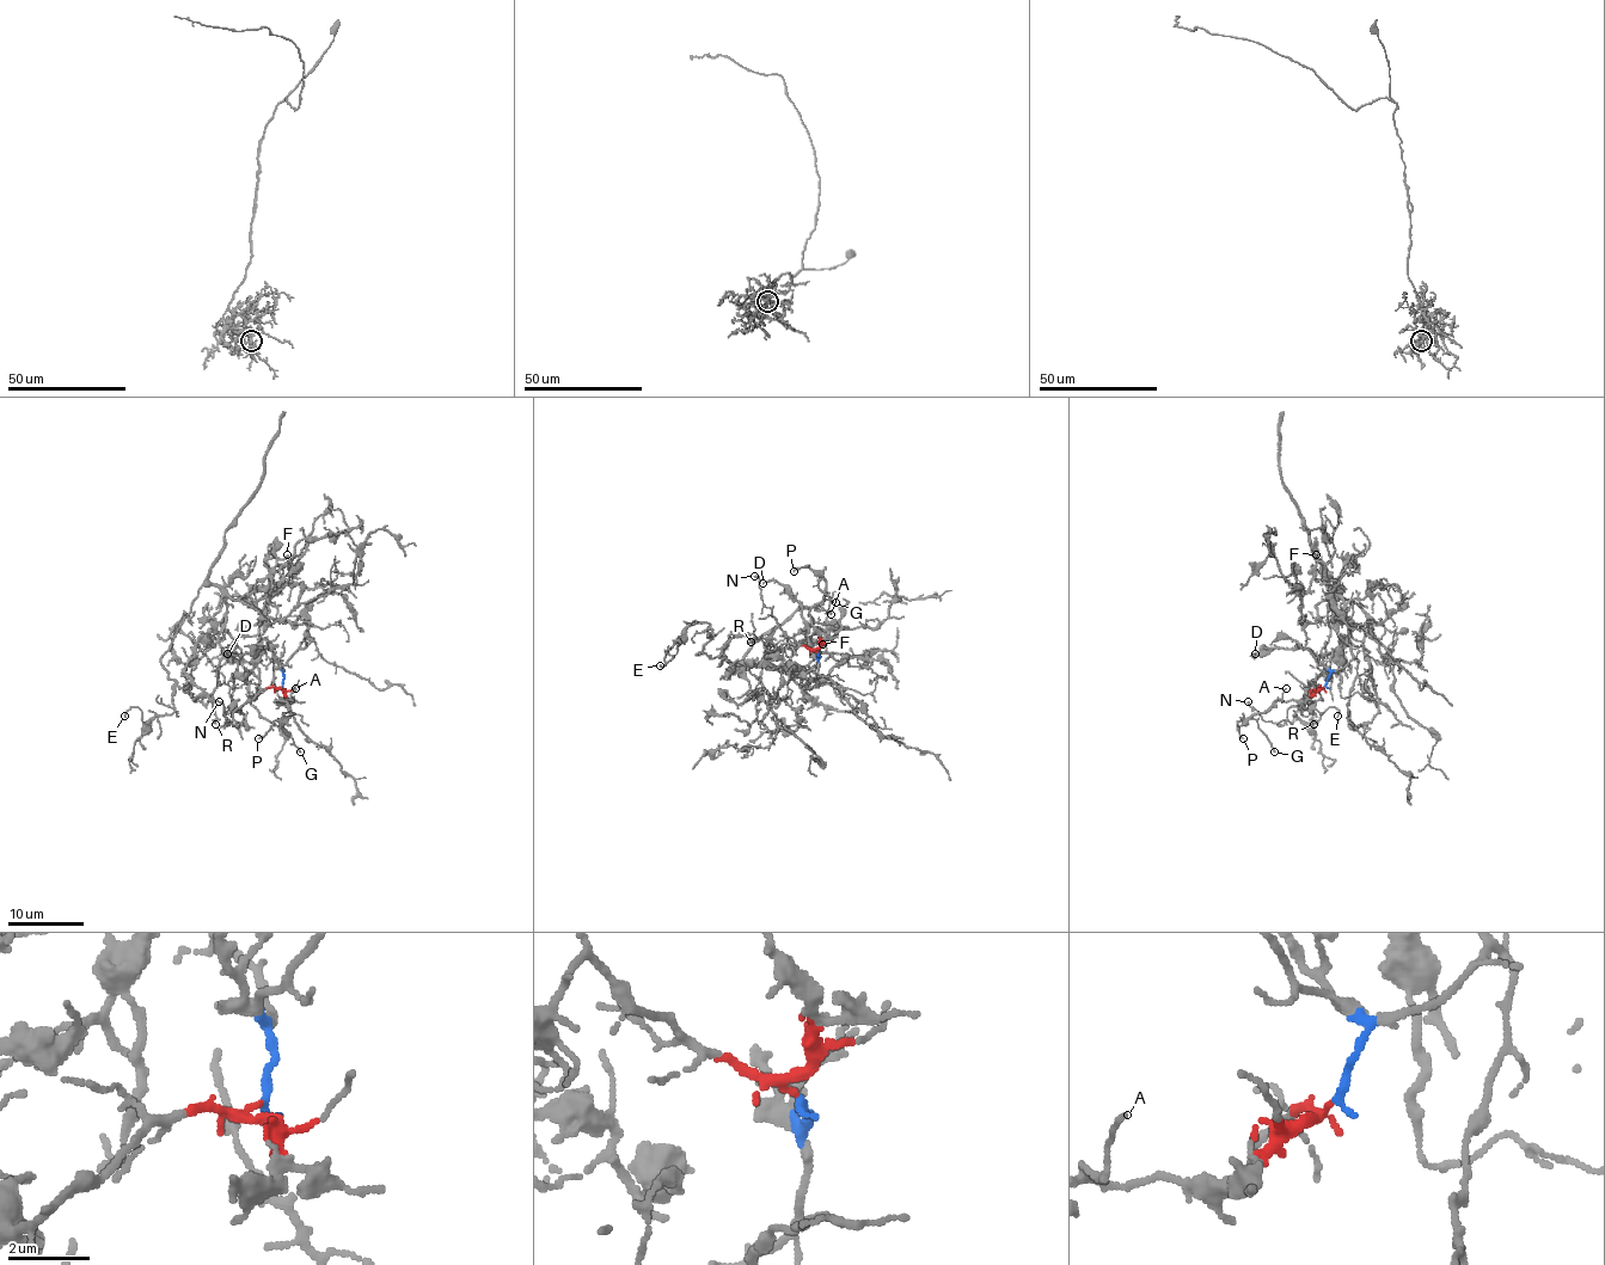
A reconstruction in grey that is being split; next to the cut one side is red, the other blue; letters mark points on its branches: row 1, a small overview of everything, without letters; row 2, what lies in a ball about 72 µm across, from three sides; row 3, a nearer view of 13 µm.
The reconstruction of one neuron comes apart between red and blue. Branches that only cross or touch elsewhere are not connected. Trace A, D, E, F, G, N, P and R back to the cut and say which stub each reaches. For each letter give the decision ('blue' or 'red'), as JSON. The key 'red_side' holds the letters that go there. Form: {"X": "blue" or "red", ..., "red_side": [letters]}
{"A": "red", "D": "blue", "E": "blue", "F": "blue", "G": "red", "N": "red", "P": "red", "R": "blue", "red_side": ["A", "G", "N", "P"]}

